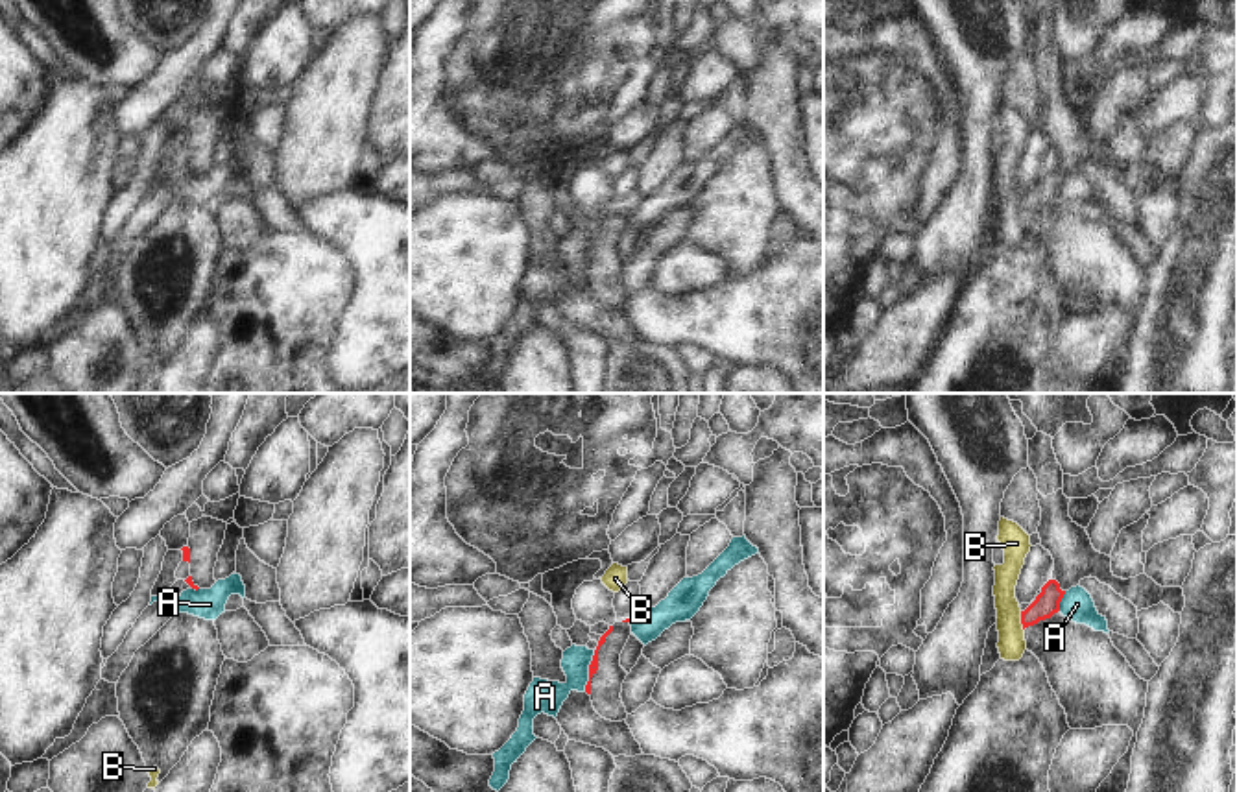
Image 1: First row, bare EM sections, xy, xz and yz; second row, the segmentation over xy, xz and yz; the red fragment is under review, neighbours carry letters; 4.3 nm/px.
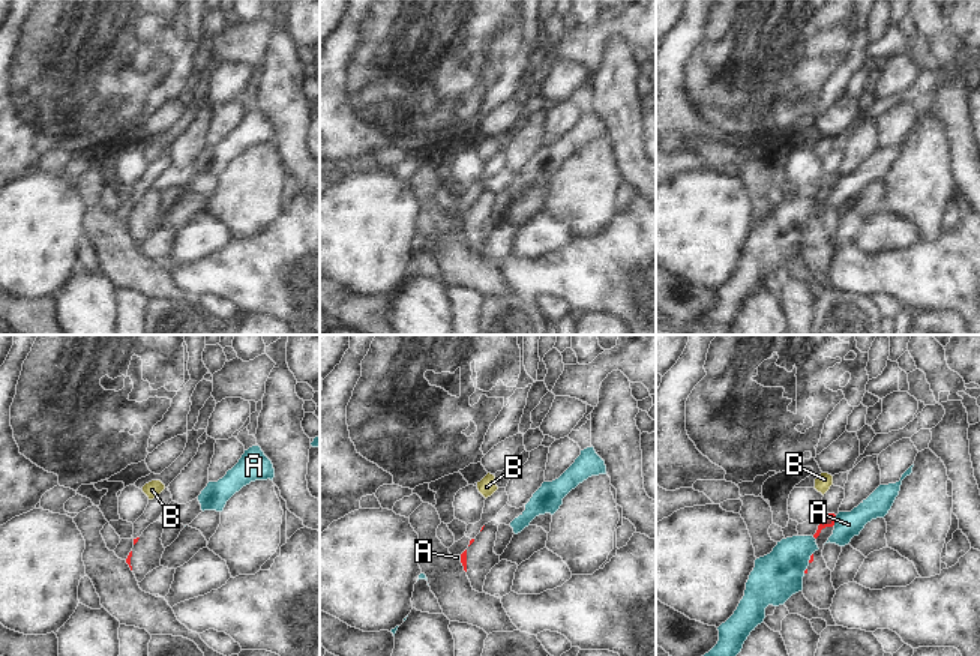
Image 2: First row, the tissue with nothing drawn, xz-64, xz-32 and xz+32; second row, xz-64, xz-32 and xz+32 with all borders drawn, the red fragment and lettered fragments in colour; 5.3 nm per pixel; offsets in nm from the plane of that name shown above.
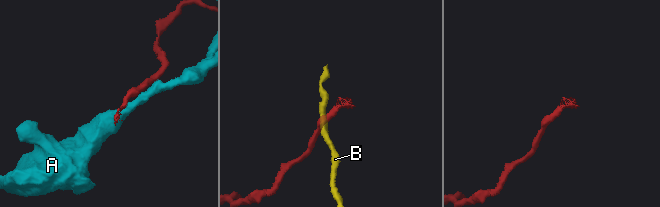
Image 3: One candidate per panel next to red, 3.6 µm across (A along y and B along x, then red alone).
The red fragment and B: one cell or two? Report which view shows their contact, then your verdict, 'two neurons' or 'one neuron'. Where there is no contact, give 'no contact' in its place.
meets red in yz; two neurons

